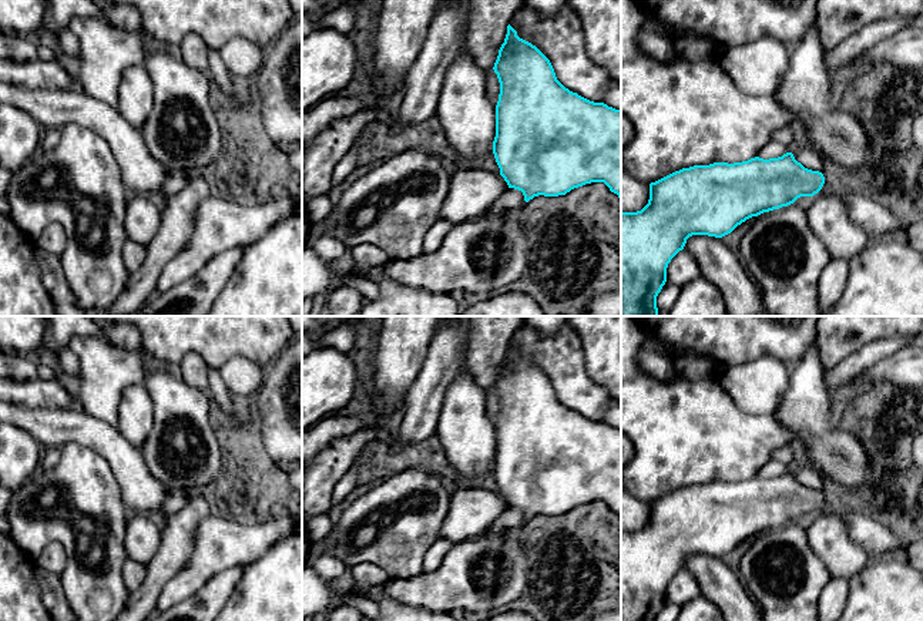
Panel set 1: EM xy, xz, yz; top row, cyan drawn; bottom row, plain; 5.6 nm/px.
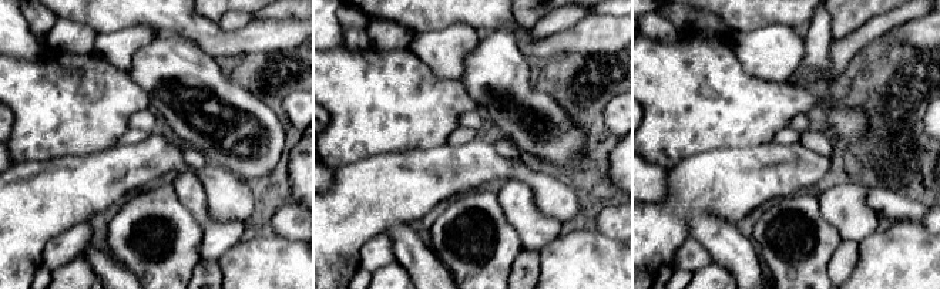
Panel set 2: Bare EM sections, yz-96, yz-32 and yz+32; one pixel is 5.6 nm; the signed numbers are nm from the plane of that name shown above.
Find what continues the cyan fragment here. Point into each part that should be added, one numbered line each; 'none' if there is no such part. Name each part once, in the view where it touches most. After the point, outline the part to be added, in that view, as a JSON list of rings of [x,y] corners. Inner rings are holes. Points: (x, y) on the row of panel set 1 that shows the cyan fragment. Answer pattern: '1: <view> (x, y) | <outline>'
1: yz (873, 218) | [[[823,185],[828,194],[838,195],[848,207],[850,221],[869,236],[880,235],[887,231],[907,231],[912,219],[916,216],[900,216],[887,207],[866,198],[857,192]]]

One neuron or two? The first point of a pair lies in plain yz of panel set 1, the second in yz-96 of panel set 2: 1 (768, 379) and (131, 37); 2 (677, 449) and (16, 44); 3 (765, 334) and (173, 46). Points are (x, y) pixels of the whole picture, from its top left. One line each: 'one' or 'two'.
1: one
2: two
3: two

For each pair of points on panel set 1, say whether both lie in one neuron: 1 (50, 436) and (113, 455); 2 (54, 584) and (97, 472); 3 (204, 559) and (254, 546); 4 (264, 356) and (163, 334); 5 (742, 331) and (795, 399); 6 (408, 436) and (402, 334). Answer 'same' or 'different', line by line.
1: same
2: different
3: same
4: same
5: different
6: different

